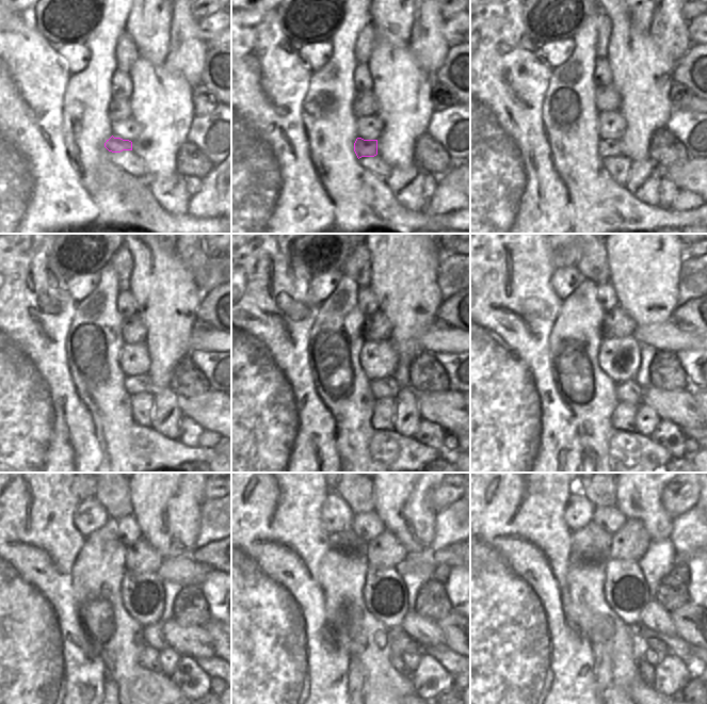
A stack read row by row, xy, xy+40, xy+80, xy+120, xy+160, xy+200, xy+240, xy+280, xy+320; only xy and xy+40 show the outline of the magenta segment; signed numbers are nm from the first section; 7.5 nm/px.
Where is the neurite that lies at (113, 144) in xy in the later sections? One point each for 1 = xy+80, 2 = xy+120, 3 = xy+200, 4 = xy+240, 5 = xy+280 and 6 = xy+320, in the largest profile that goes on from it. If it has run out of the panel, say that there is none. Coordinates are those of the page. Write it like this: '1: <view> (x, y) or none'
1: xy+80 (607, 147)
2: xy+120 (141, 384)
3: xy+200 (629, 392)
4: xy+240 (154, 635)
5: xy+280 (399, 641)
6: xy+320 (639, 644)

